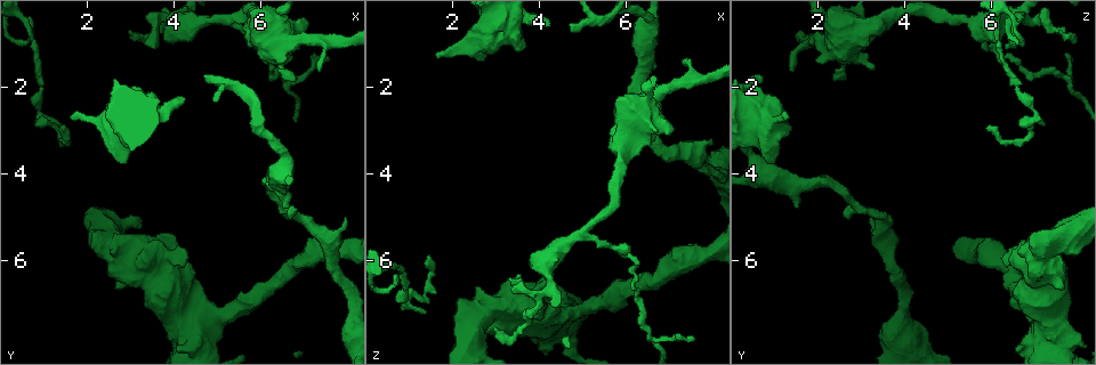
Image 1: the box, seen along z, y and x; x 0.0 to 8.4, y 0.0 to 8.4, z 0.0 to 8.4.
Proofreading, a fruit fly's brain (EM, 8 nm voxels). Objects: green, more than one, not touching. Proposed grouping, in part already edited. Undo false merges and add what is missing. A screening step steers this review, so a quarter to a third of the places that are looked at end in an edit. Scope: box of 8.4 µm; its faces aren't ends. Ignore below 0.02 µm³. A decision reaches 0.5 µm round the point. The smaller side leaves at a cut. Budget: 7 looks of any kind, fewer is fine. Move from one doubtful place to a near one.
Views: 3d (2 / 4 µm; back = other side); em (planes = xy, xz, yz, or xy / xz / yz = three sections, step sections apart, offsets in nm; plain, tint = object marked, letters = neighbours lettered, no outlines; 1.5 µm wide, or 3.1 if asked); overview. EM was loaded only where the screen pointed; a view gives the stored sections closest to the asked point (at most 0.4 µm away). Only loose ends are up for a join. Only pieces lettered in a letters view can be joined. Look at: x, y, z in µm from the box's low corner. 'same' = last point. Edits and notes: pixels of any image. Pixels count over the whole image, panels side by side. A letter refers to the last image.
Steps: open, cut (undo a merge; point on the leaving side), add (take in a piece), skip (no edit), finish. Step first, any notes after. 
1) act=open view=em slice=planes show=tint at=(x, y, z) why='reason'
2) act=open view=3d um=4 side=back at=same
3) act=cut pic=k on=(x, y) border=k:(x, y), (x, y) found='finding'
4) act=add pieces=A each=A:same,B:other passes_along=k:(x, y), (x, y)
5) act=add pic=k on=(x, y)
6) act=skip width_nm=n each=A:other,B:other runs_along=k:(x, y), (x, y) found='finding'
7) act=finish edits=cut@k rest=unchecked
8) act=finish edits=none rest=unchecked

act=open view=3d um=4 at=(6.85, 5.05, 3.50)

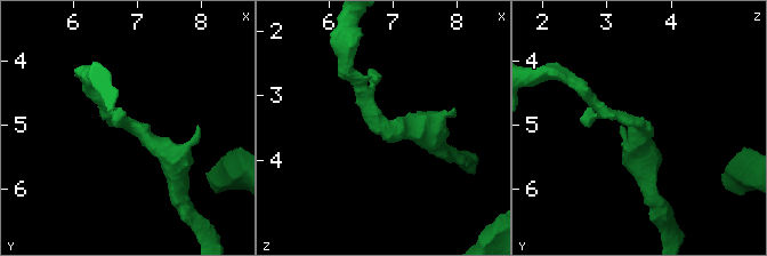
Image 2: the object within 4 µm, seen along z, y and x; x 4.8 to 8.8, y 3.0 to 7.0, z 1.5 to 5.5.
act=open view=em slice=planes show=letters at=(6.90, 5.00, 3.55)

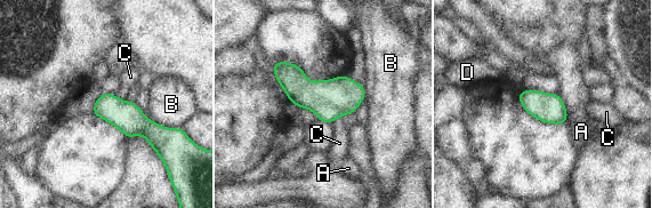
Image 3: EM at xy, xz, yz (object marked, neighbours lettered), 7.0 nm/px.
act=skip each=A:other,B:other,C:other,D:other border=3:(114, 94), (121, 100), (126, 100) found='all the same neuron'

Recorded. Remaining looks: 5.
act=open view=em slice=planes show=letters at=(1.60, 2.75, 1.30) why='free end'

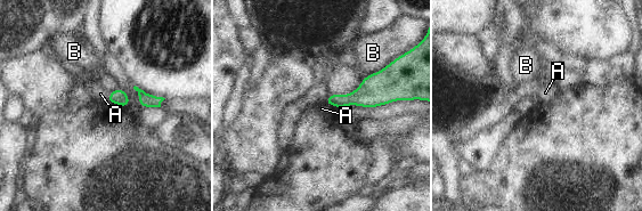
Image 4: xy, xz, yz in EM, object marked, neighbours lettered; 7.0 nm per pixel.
act=add pieces=A each=A:same,B:other passes_along=4:(119, 96), (107, 97), (100, 94) found='it goes on there'

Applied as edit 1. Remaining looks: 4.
act=open view=3d um=4 at=(6.55, 1.90, 7.80) why='sharp bend'

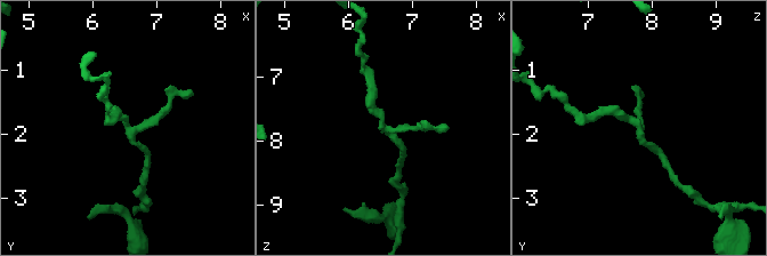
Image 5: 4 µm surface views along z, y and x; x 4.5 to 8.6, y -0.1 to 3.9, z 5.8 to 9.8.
act=open view=em slice=planes show=letters at=(6.60, 1.90, 7.80) why='now the EM'

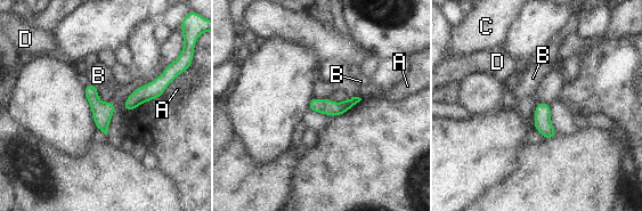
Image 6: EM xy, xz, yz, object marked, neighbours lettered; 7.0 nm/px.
act=skip each=A:other,B:other,C:other,D:other border=6:(88, 81), (97, 88) found='continuous, no second neuron'

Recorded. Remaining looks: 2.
act=finish edits=add@4 rest=unchecked

